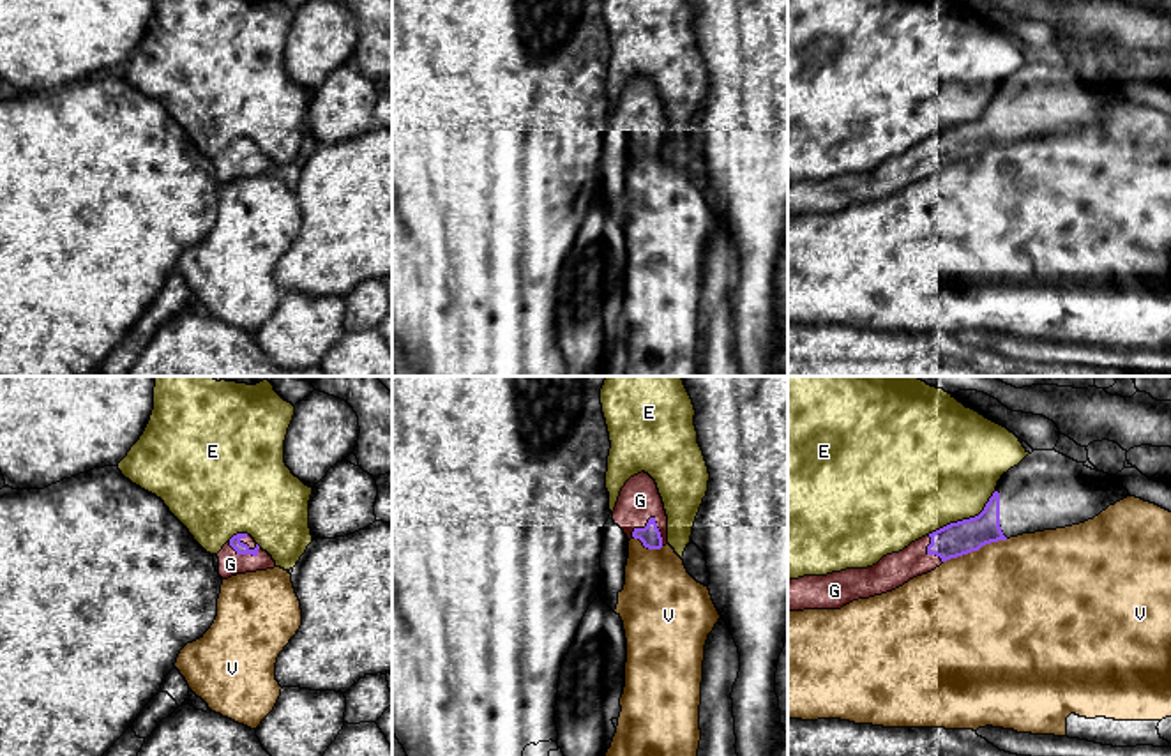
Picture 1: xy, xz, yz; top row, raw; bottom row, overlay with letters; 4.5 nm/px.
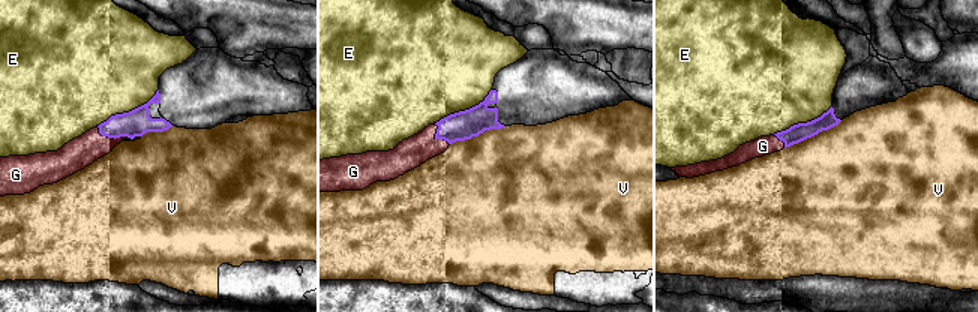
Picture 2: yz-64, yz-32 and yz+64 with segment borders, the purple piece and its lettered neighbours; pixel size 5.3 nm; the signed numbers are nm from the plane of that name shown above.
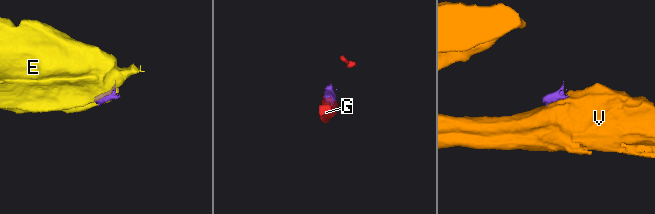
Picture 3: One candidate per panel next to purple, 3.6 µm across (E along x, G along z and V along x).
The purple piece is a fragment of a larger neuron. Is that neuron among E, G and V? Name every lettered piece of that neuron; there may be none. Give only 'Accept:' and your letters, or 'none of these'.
Accept: G

